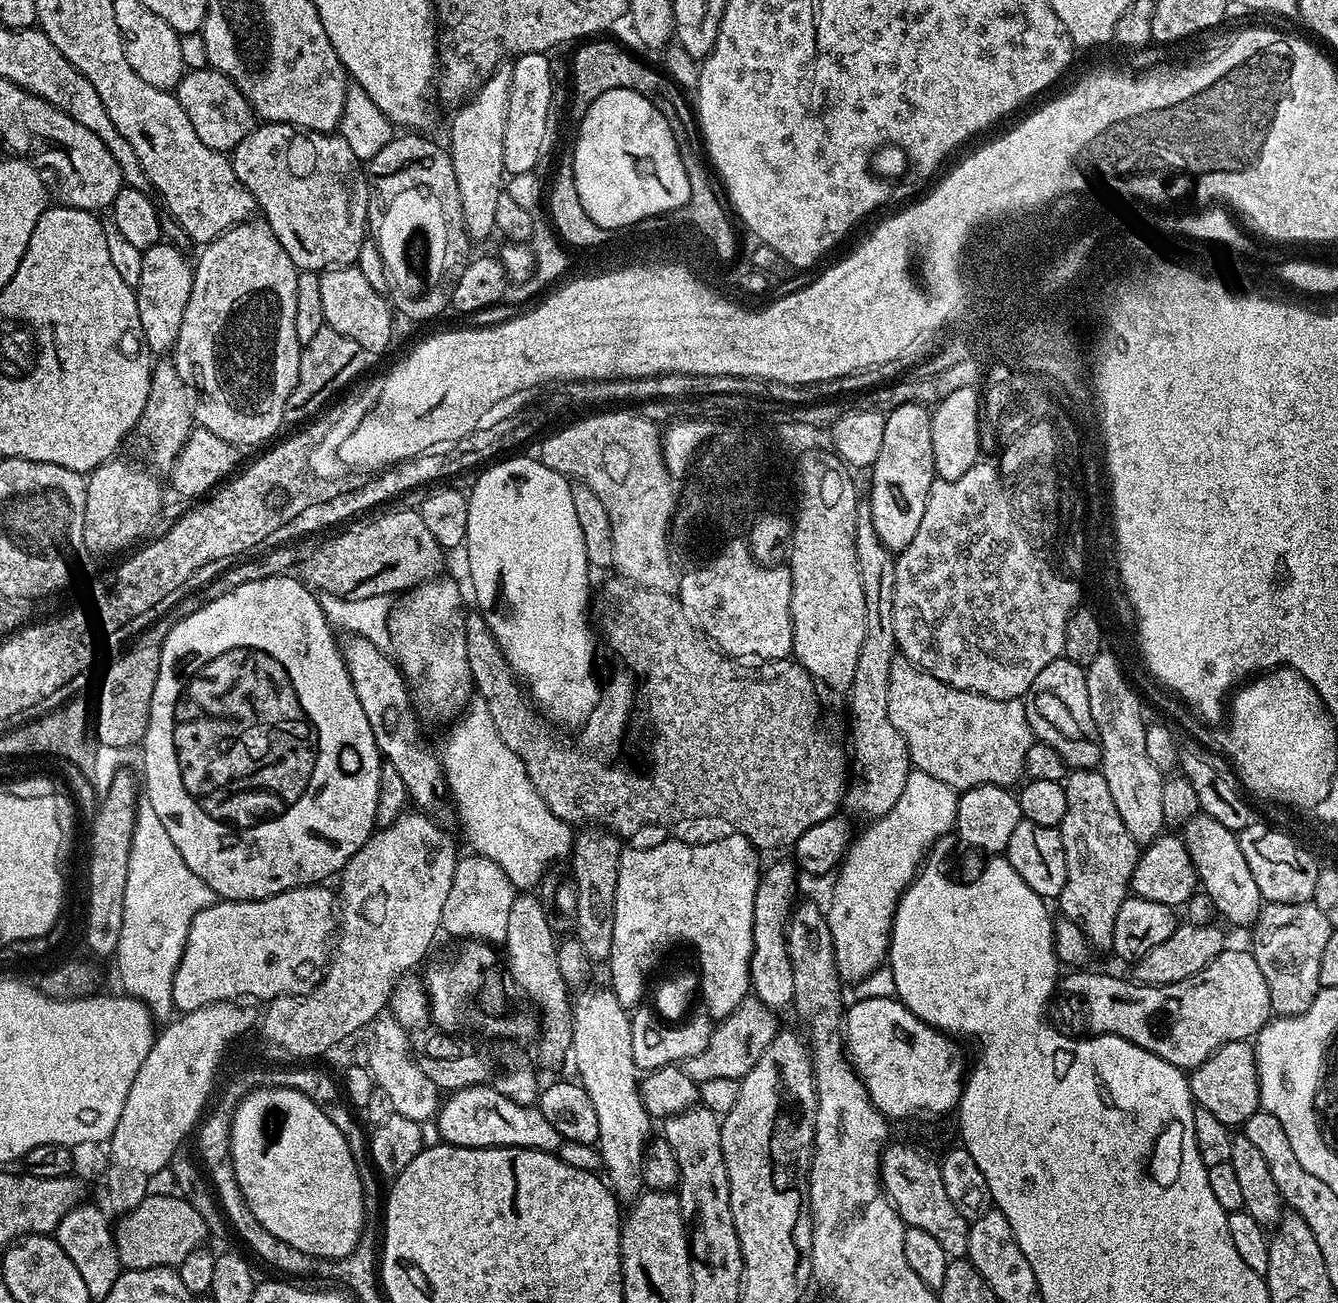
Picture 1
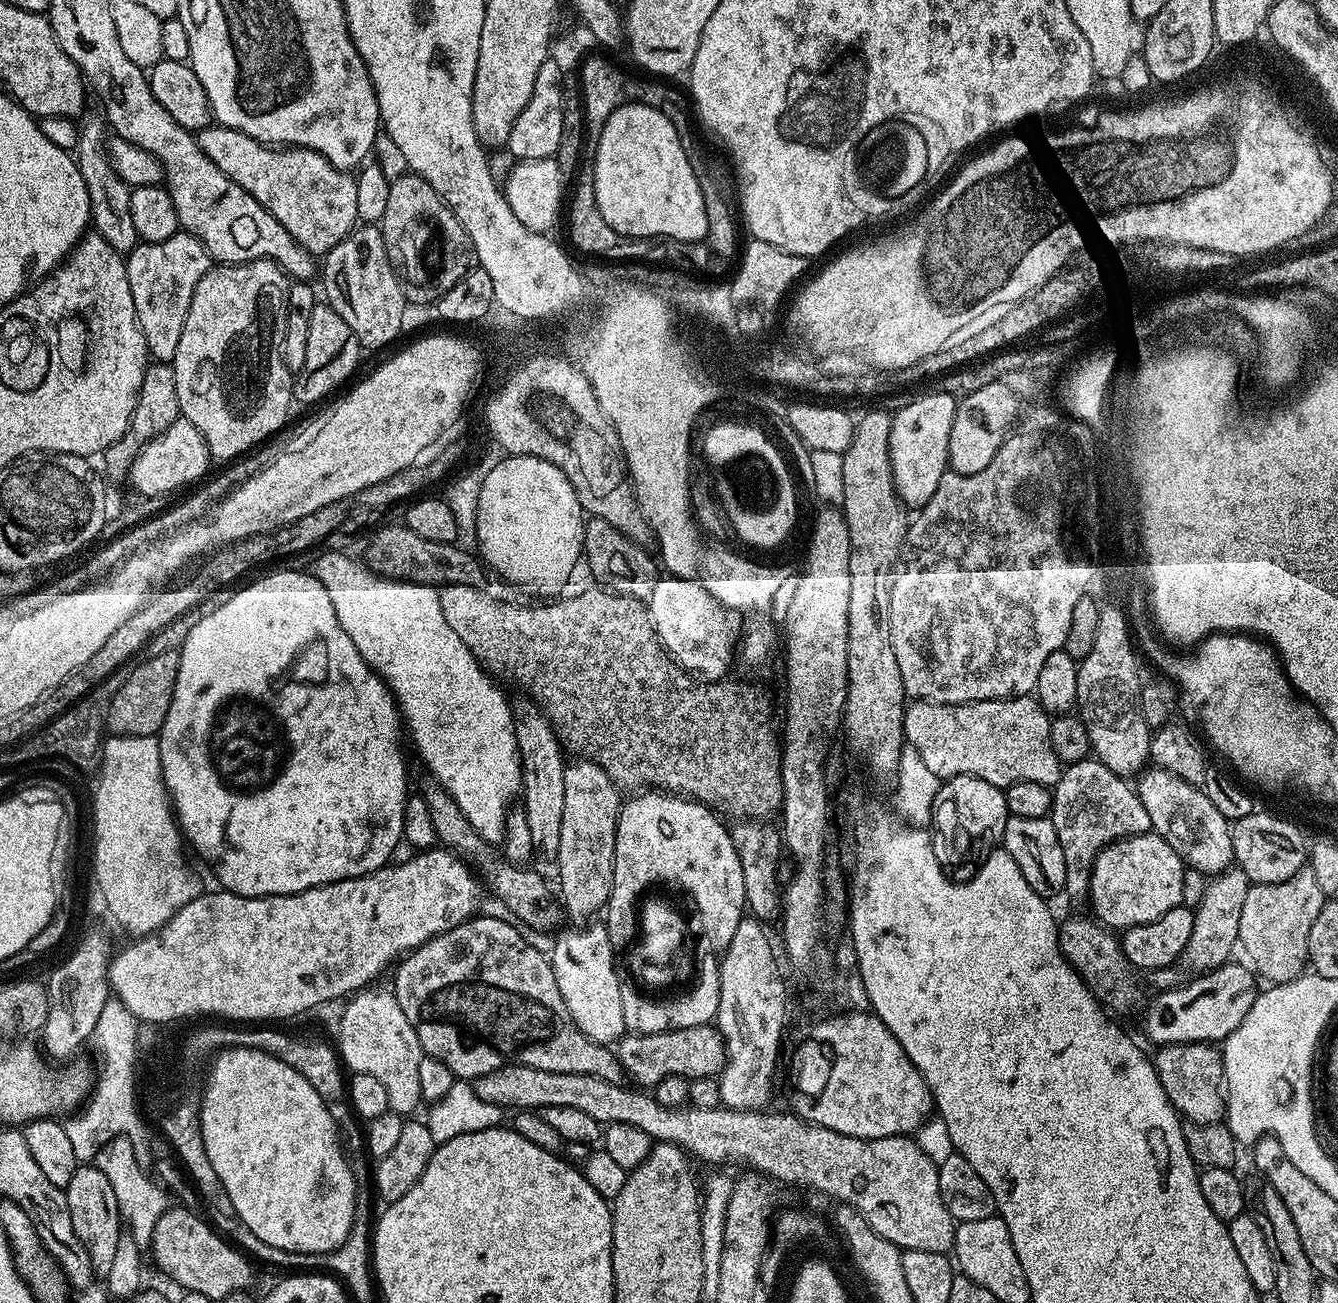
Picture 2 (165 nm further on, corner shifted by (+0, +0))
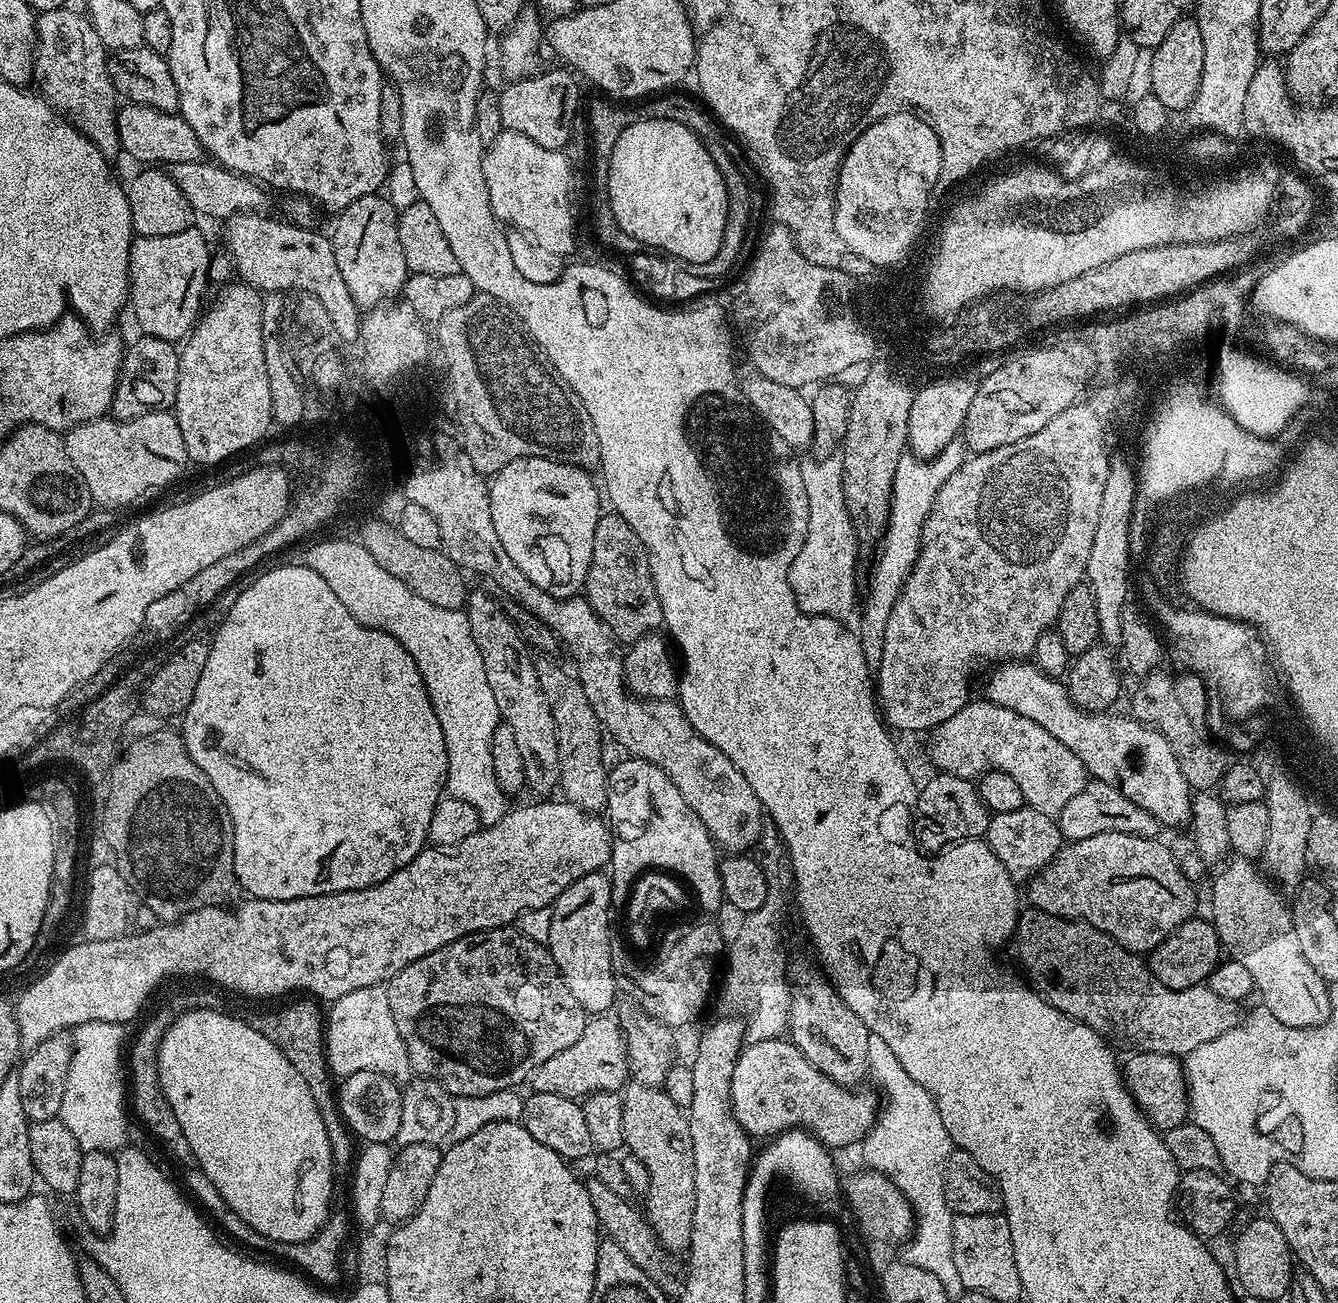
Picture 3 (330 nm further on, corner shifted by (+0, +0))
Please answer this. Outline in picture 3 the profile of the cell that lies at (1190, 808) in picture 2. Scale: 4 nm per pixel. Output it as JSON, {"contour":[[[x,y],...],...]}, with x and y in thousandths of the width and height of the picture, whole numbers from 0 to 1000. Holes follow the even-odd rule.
{"contour":[[[750,508],[742,512],[738,519],[738,526],[736,526],[735,533],[739,540],[746,540],[749,543],[758,545],[758,548],[764,548],[764,551],[770,551],[782,560],[782,563],[788,563],[797,576],[803,576],[810,586],[811,593],[824,601],[828,601],[833,606],[837,607],[860,625],[868,634],[873,632],[879,635],[881,632],[887,633],[891,628],[891,612],[886,598],[881,591],[880,583],[877,580],[874,569],[869,566],[862,558],[858,558],[853,553],[847,552],[845,549],[833,550],[833,546],[814,546],[807,543],[803,537],[798,534],[797,527],[790,520],[781,519],[778,513],[771,508]]]}

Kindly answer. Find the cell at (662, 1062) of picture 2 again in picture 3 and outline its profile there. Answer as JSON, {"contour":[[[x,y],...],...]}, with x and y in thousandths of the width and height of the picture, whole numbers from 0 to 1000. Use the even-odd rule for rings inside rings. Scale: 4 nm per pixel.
{"contour":[[[445,778],[437,785],[432,800],[423,803],[423,806],[408,812],[405,818],[398,821],[396,827],[398,838],[420,840],[420,843],[433,845],[442,838],[463,838],[470,831],[469,810],[466,805],[466,790],[457,783],[457,779]]]}

